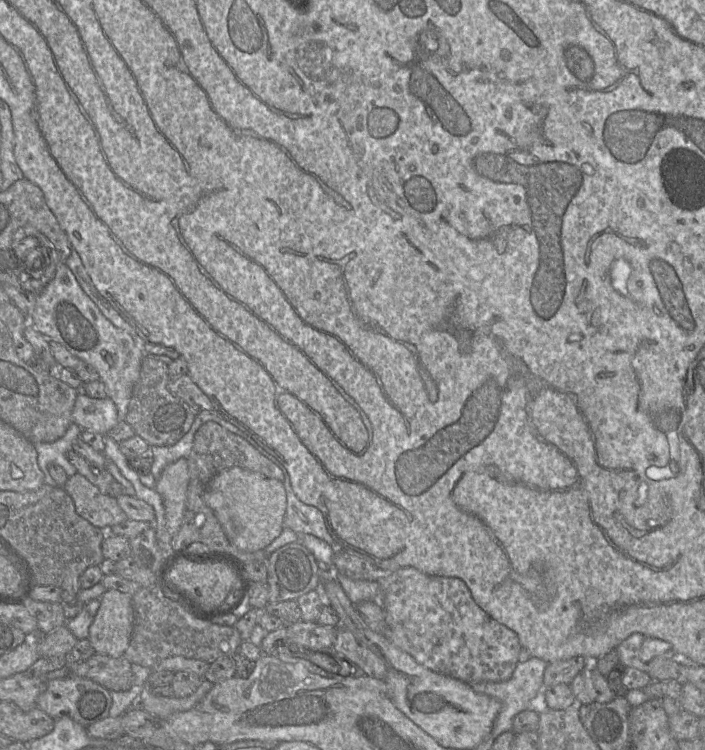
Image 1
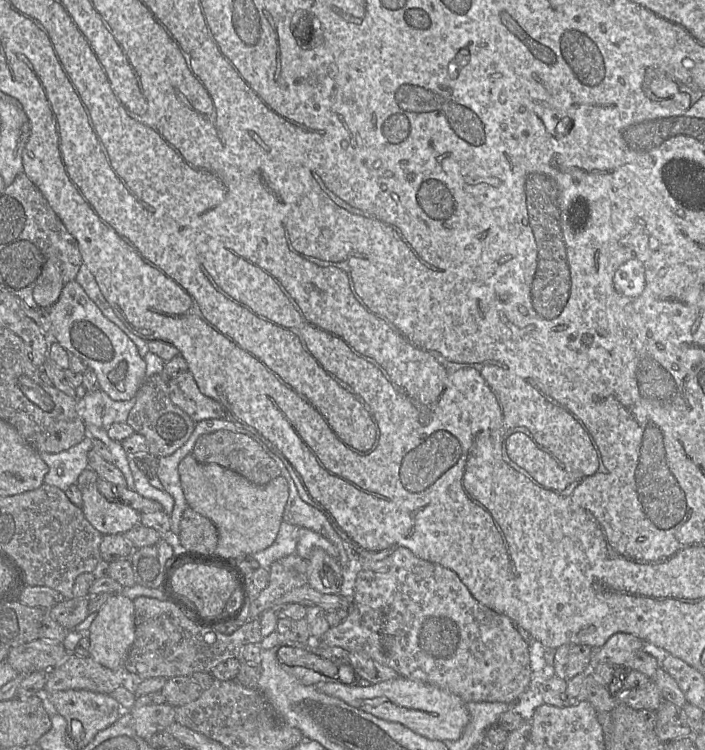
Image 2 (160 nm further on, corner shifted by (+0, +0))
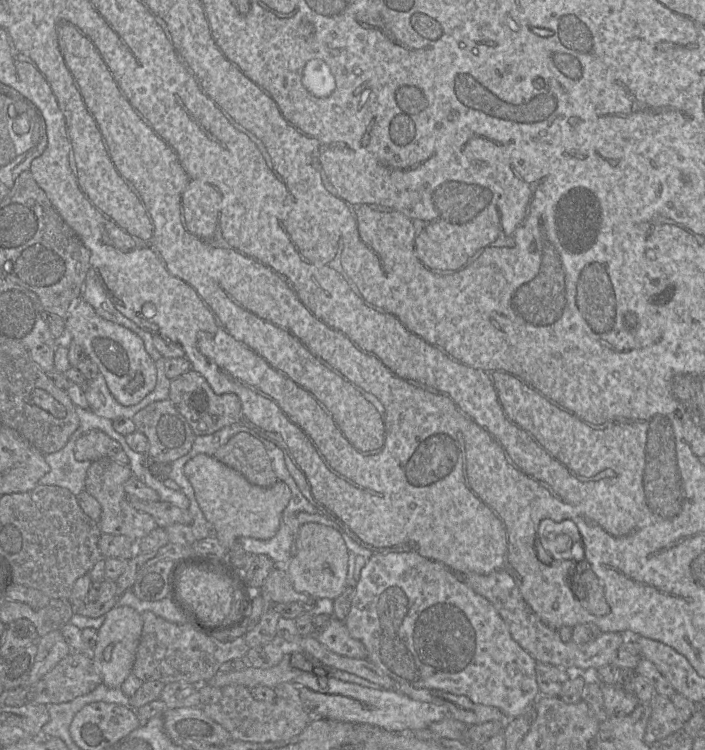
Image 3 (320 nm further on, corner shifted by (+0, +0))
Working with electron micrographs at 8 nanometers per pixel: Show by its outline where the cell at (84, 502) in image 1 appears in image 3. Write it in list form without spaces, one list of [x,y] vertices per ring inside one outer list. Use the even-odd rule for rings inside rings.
[[[109,457],[91,463],[85,479],[85,490],[101,504],[102,512],[98,526],[102,534],[124,535],[137,542],[158,527],[154,518],[132,507],[124,489],[125,482],[134,475],[130,466],[122,465]]]

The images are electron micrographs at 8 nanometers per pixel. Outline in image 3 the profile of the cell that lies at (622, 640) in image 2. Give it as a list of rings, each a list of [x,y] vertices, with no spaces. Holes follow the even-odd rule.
[[[495,571],[488,575],[475,573],[456,574],[460,580],[477,594],[486,598],[507,624],[511,637],[537,662],[550,664],[561,669],[599,669],[612,663],[615,655],[626,640],[626,634],[602,633],[594,641],[576,644],[562,642],[559,632],[546,625],[524,600],[514,579],[505,571]]]

